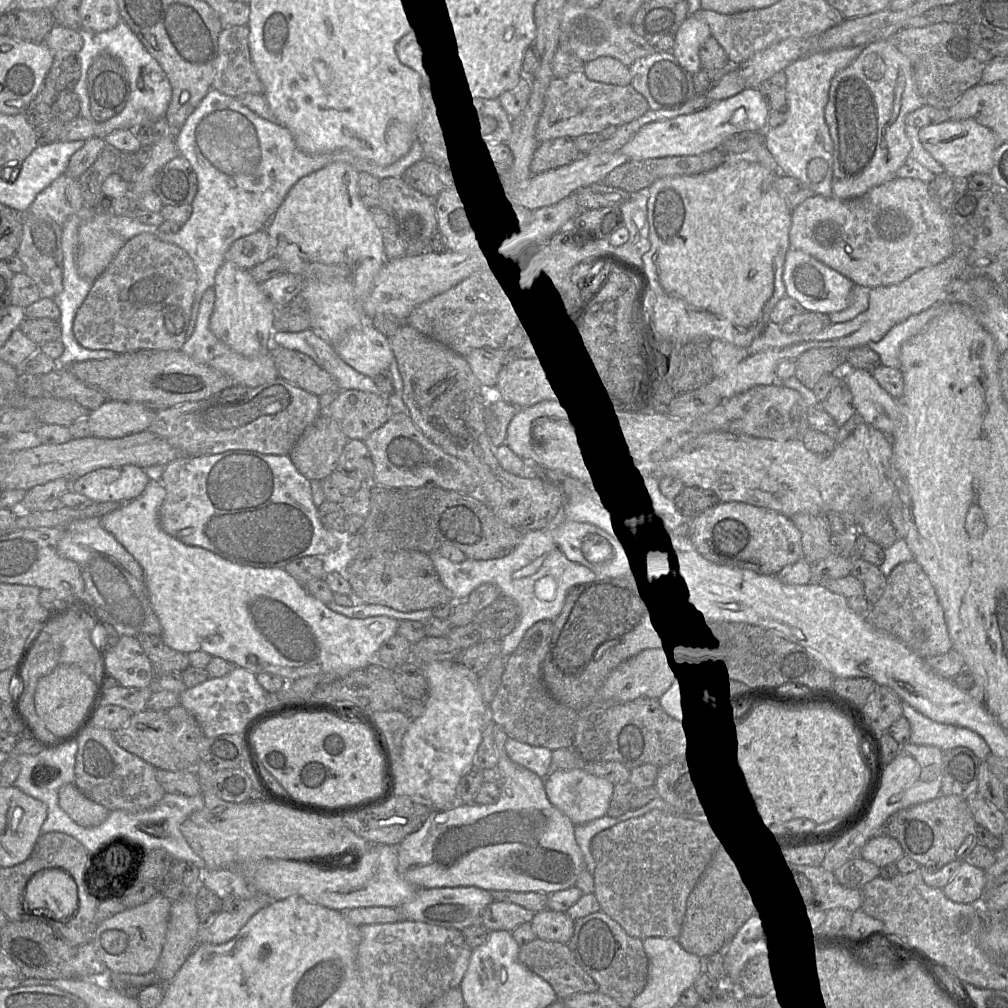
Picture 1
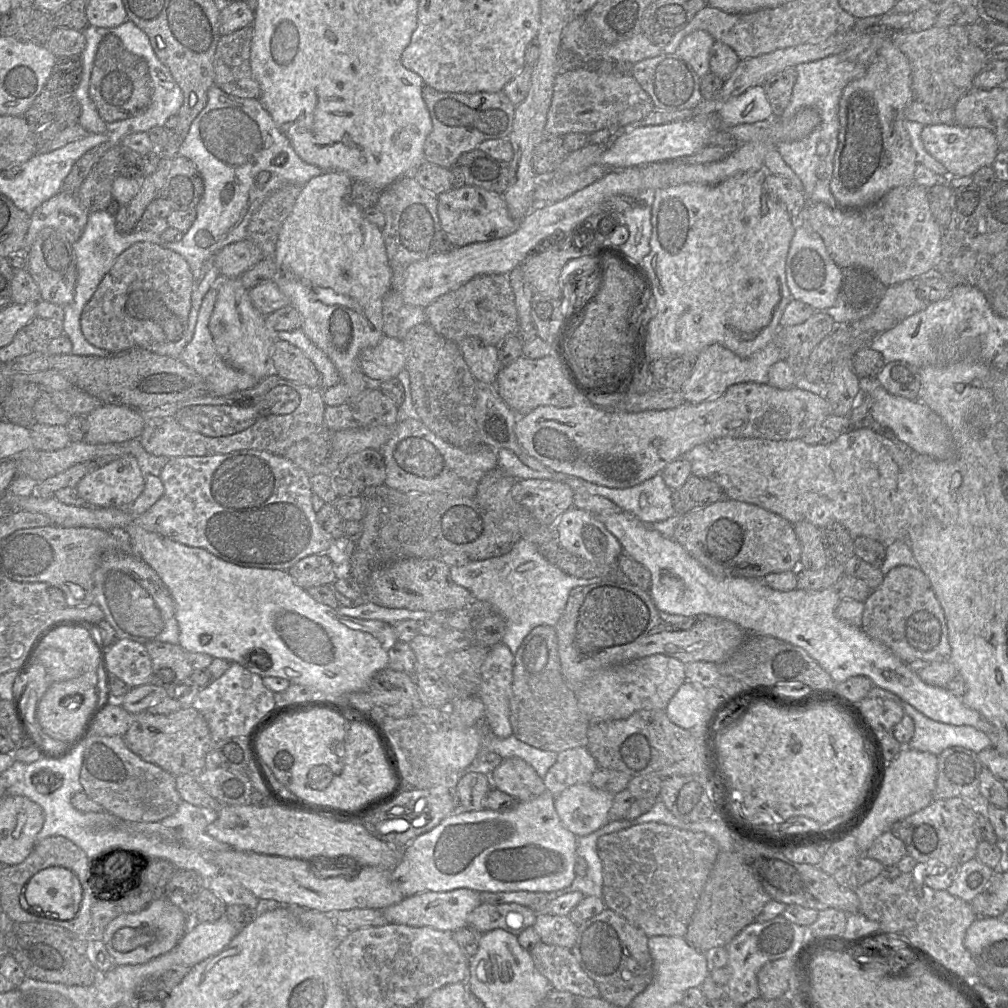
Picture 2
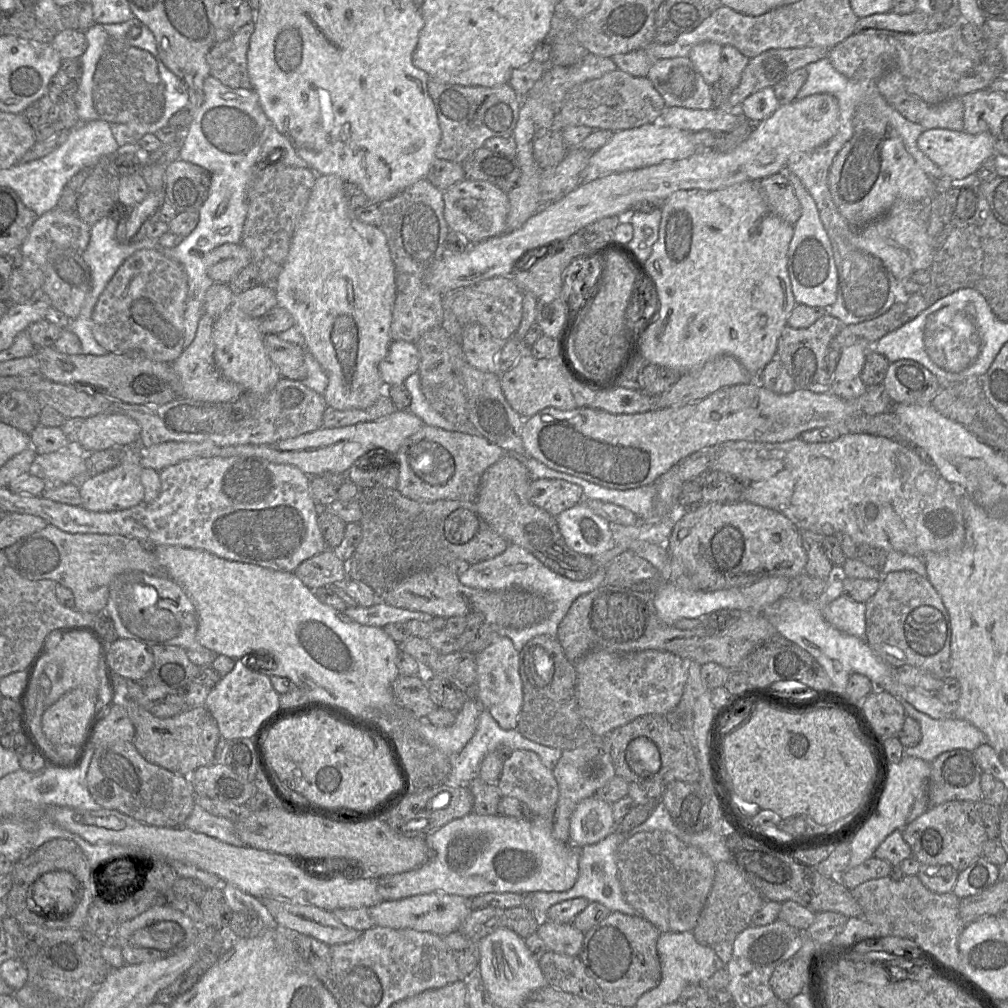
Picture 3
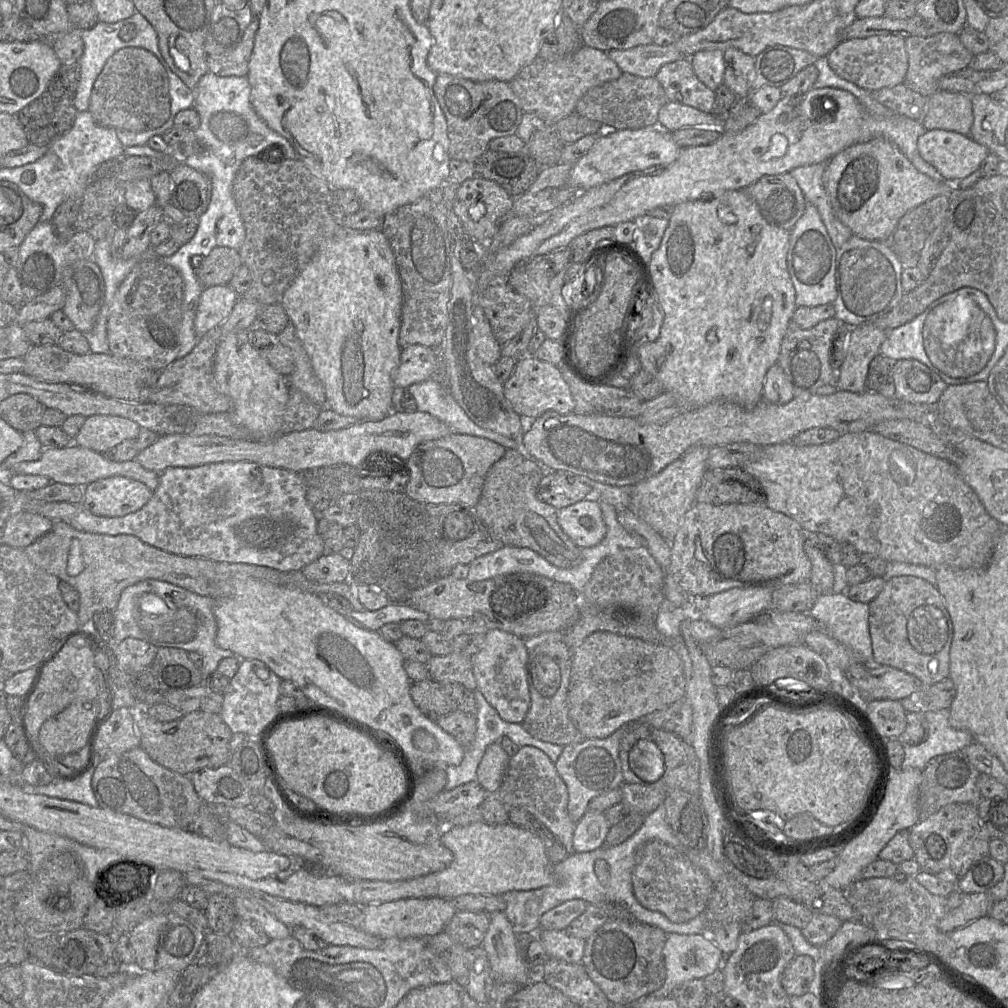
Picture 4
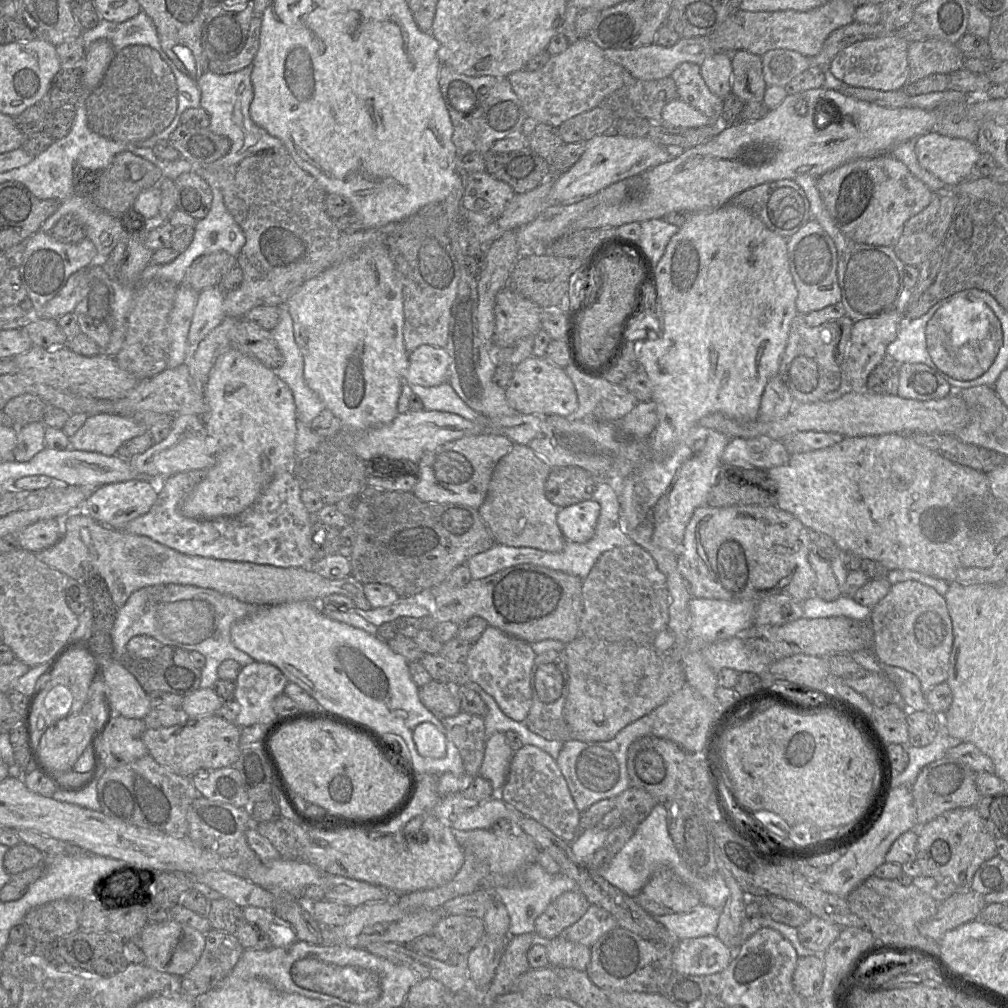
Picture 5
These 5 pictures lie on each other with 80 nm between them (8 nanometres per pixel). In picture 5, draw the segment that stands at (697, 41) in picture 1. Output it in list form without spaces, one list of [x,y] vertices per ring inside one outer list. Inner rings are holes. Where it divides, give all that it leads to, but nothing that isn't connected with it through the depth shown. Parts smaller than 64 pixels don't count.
[[[714,53],[699,66],[700,74],[709,90],[723,99],[731,93],[731,54]]]

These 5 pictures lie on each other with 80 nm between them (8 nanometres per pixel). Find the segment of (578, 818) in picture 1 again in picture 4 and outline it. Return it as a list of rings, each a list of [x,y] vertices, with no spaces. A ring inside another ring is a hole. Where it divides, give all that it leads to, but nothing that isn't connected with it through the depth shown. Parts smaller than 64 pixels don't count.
[[[587,810],[581,819],[576,822],[572,850],[588,852],[602,847],[610,827],[604,812]]]

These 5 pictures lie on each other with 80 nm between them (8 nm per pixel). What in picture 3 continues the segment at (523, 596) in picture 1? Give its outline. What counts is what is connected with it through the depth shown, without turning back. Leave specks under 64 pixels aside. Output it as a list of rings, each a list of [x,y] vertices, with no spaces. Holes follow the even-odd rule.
[[[510,544],[500,555],[471,564],[466,572],[458,576],[458,579],[461,584],[470,588],[489,591],[526,591],[537,594],[546,600],[550,606],[550,613],[541,622],[522,629],[509,627],[497,628],[499,635],[508,637],[512,641],[515,649],[520,652],[523,646],[535,636],[549,635],[556,637],[558,626],[575,599],[602,585],[604,580],[604,570],[600,570],[592,578],[586,580],[572,580],[546,567],[525,548],[517,544]]]

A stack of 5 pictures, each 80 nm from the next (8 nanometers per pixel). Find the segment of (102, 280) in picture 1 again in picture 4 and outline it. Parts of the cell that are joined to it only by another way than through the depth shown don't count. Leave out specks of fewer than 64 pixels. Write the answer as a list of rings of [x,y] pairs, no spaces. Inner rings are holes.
[[[159,258],[142,260],[120,284],[110,306],[107,339],[110,353],[154,371],[162,371],[178,358],[182,319],[183,281]]]

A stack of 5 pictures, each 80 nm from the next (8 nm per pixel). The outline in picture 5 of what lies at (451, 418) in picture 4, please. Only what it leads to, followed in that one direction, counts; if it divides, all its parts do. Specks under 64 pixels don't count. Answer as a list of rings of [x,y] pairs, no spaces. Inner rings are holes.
[[[448,382],[437,386],[425,387],[410,385],[413,394],[419,396],[424,410],[442,411],[457,414],[465,419],[488,426],[488,420],[471,409],[455,392]]]

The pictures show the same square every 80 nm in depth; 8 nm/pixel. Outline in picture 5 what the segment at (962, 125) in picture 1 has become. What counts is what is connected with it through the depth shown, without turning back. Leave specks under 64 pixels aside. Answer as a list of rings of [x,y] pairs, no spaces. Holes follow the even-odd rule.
[[[931,131],[917,137],[915,154],[920,165],[947,187],[969,177],[981,152],[974,143]]]

